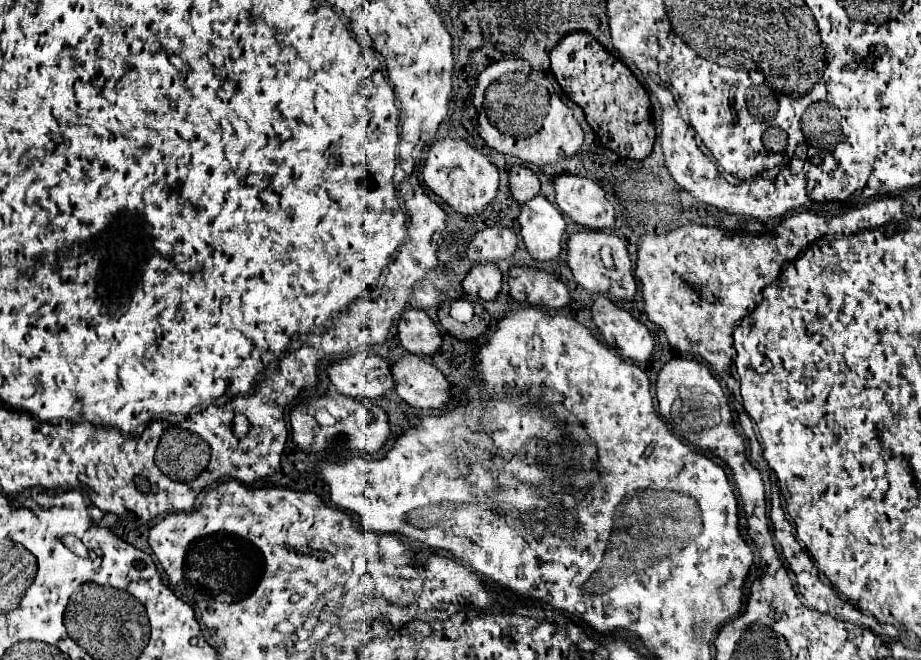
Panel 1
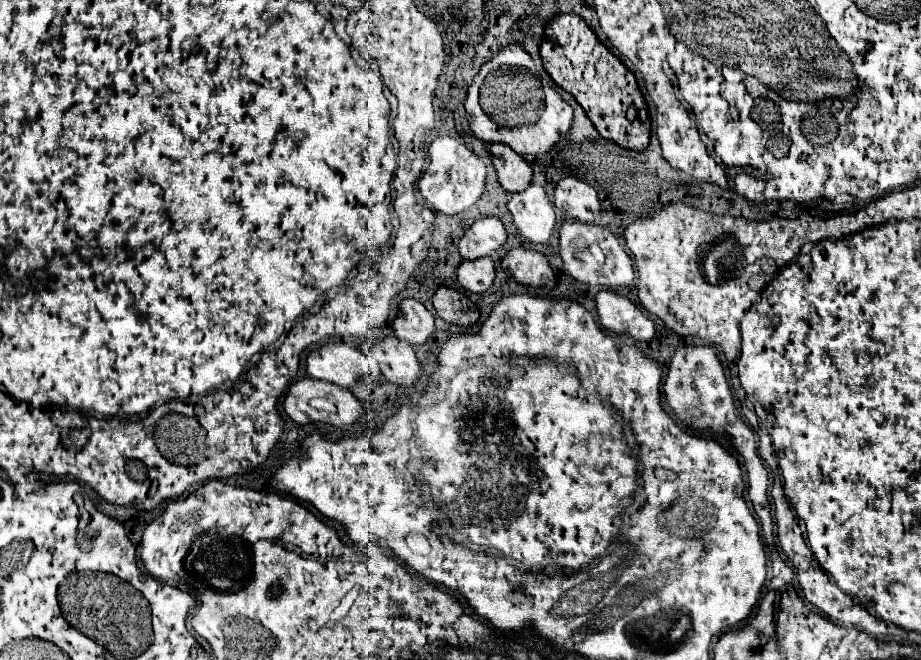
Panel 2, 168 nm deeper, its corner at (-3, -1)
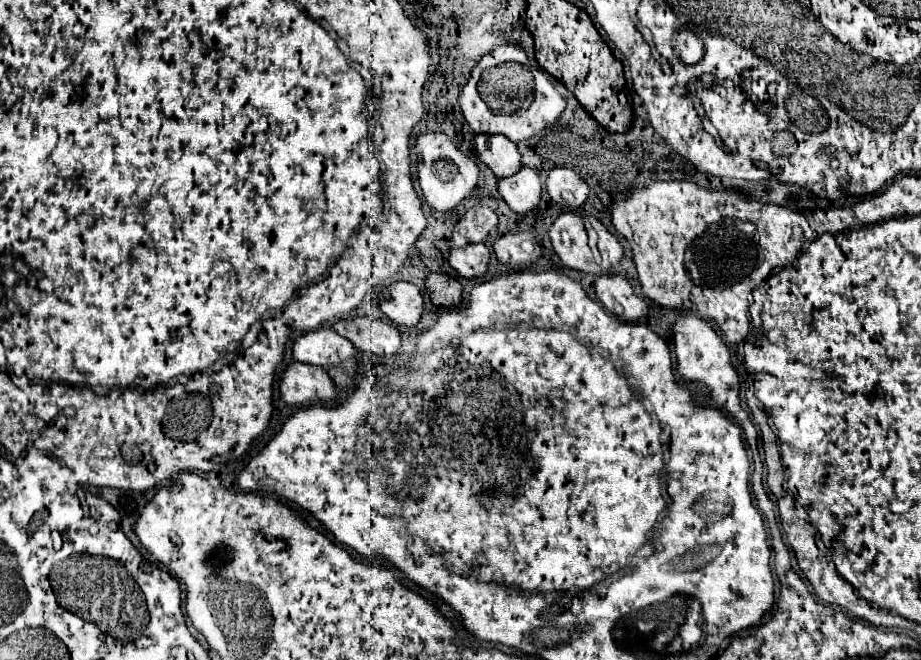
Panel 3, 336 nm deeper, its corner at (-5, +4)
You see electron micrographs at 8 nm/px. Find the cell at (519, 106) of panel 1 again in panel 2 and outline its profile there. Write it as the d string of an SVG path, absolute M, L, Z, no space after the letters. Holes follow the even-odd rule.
M507 44L497 56L493 56L487 64L481 66L479 74L467 88L467 98L463 106L469 118L469 126L479 140L483 140L485 144L493 144L493 142L507 144L519 156L537 156L549 152L563 138L563 134L567 134L573 120L573 110L557 94L555 82L549 78L547 72L543 74L539 72L531 56L519 44Z

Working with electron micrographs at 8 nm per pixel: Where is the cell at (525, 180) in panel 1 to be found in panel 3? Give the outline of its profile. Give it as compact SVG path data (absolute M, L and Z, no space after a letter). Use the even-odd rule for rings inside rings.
M477 135L475 151L479 161L483 161L499 179L511 177L521 169L521 153L503 135Z

